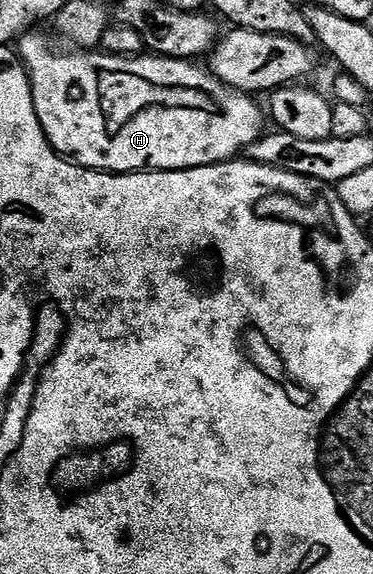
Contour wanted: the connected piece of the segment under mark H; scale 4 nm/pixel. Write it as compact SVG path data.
M28 33L19 40L18 43L18 54L23 62L24 67L28 71L28 80L32 83L32 96L34 97L34 109L38 113L38 121L42 125L42 129L46 133L46 137L50 141L50 145L58 152L60 155L65 156L77 163L81 167L89 167L91 171L107 171L109 173L115 173L118 175L131 175L137 171L182 171L191 170L195 167L208 167L211 163L226 163L237 158L236 155L243 152L250 144L254 141L261 139L261 136L265 134L266 128L264 128L264 119L266 123L266 115L260 112L260 107L255 103L253 96L251 94L235 91L230 85L226 85L218 78L218 76L212 74L211 70L207 66L199 67L201 64L196 61L189 61L186 59L167 59L165 55L154 55L151 53L145 53L143 55L137 55L135 57L129 57L126 55L105 55L103 53L97 53L95 50L91 51L81 51L77 50L75 53L69 53L67 50L55 51L54 48L48 44L48 39L44 35L32 35L33 33Z

